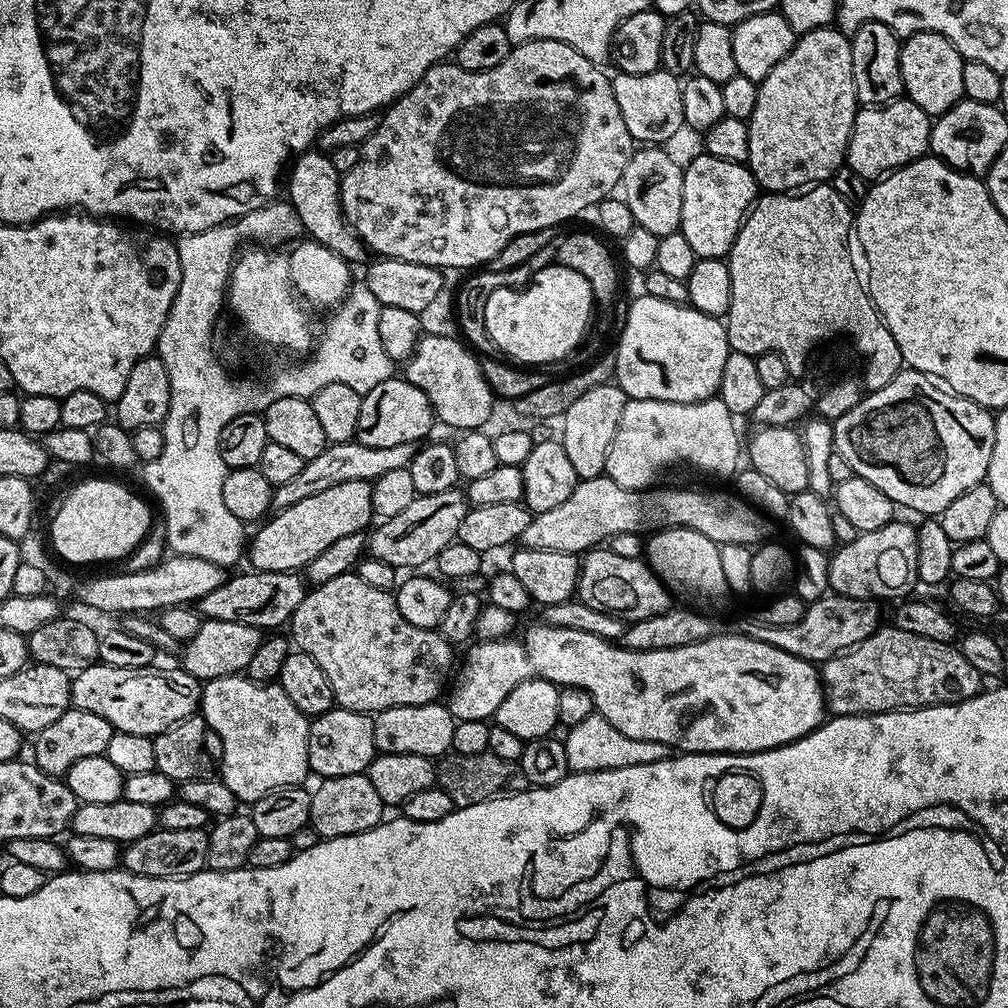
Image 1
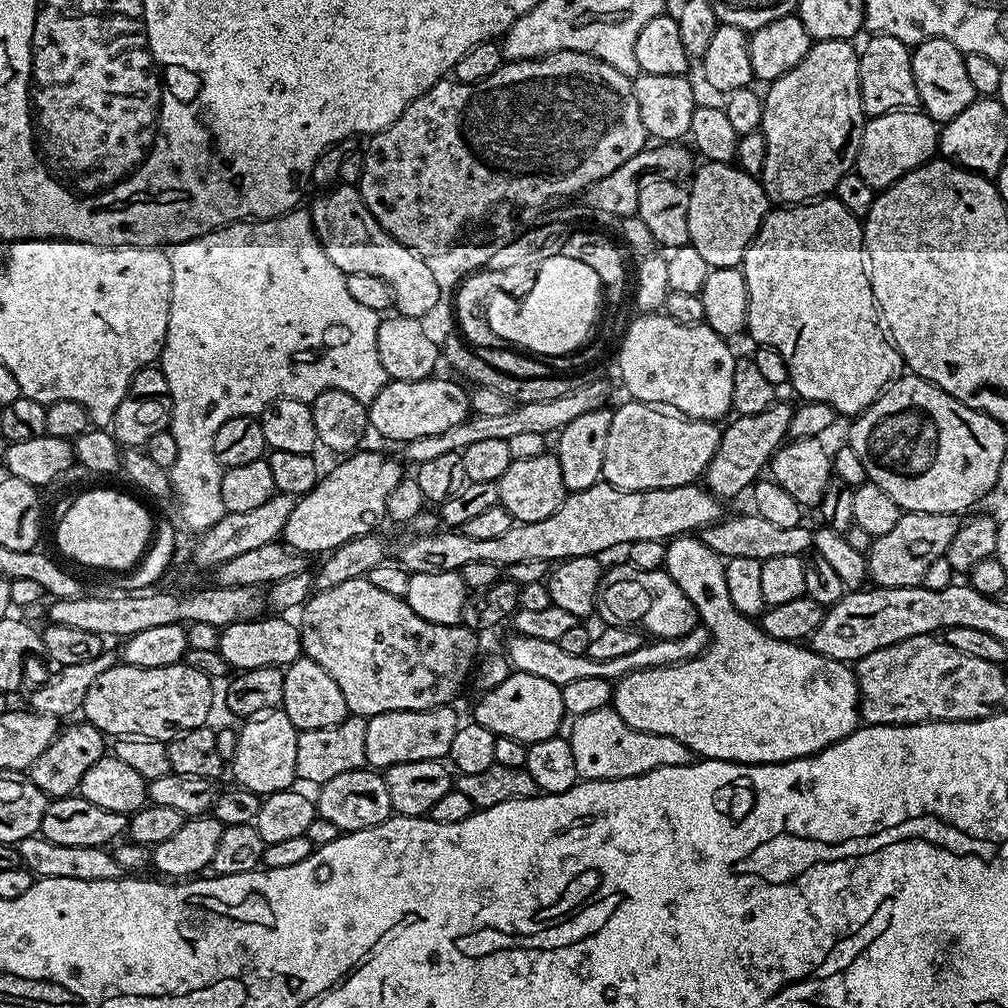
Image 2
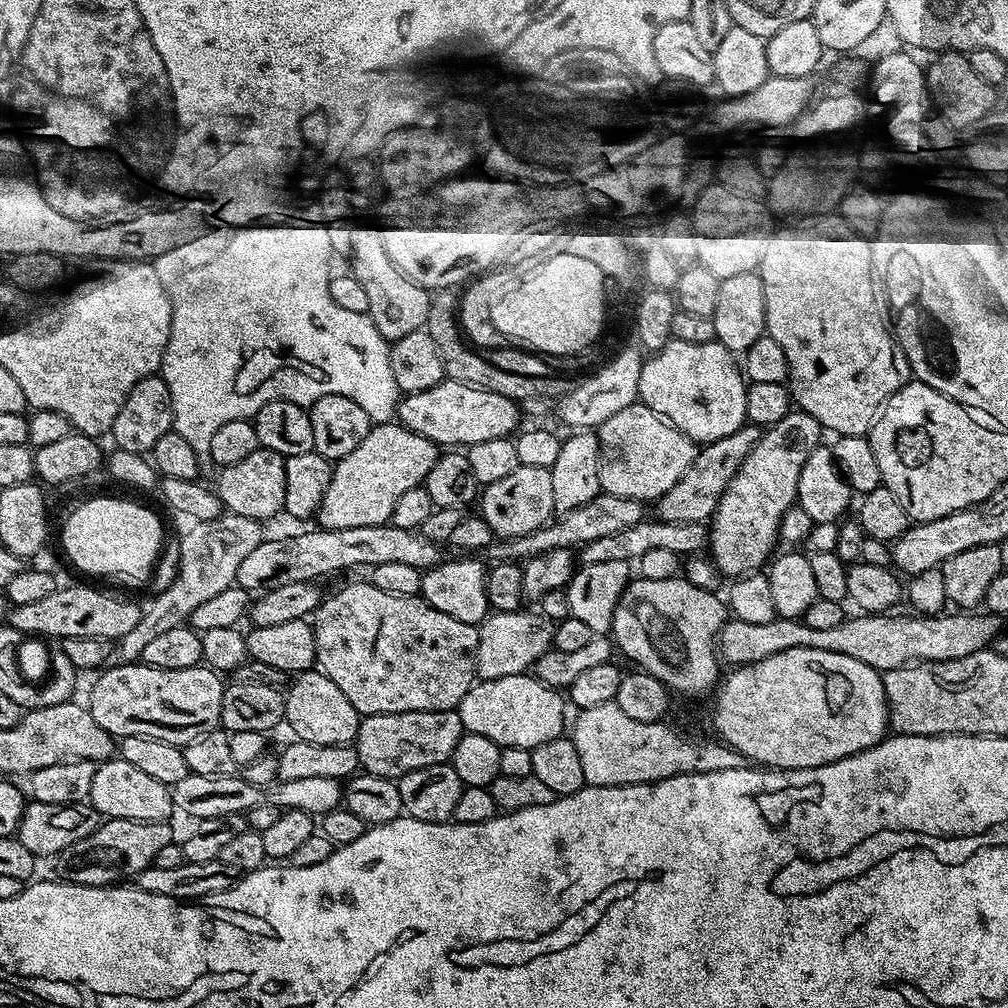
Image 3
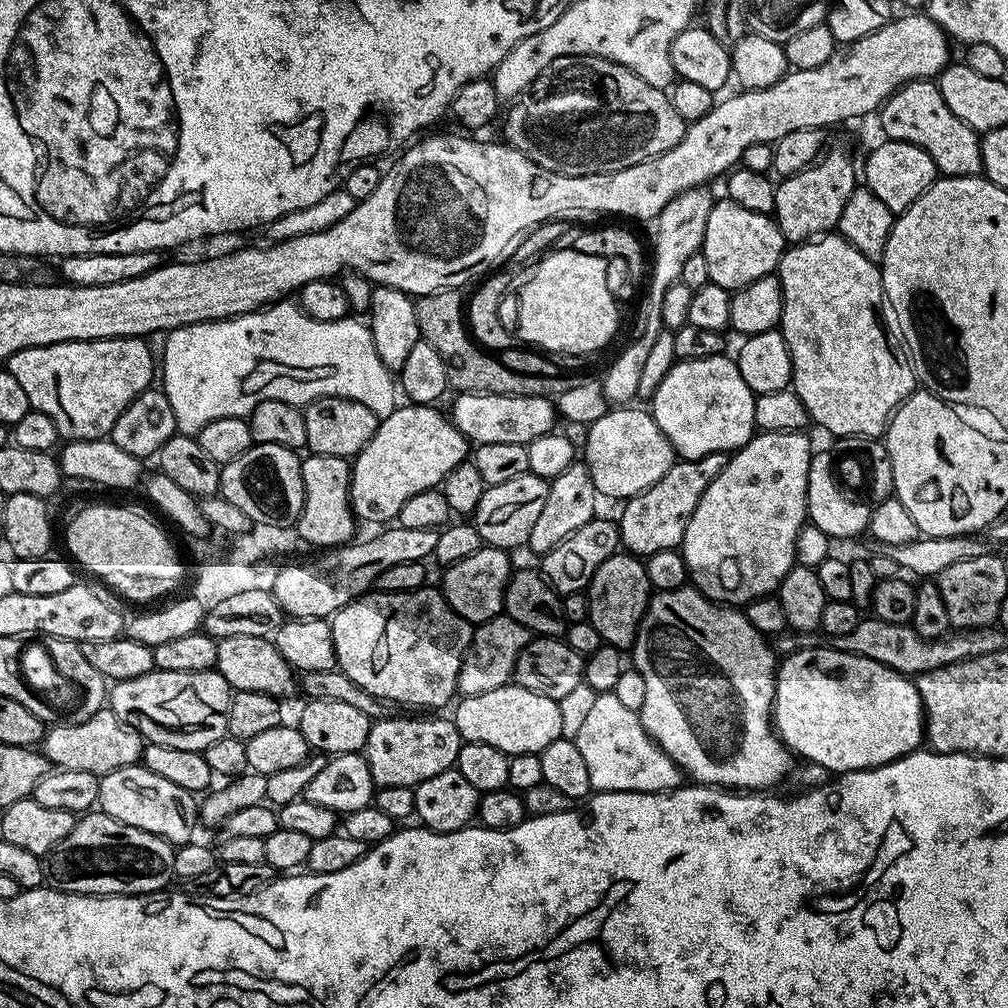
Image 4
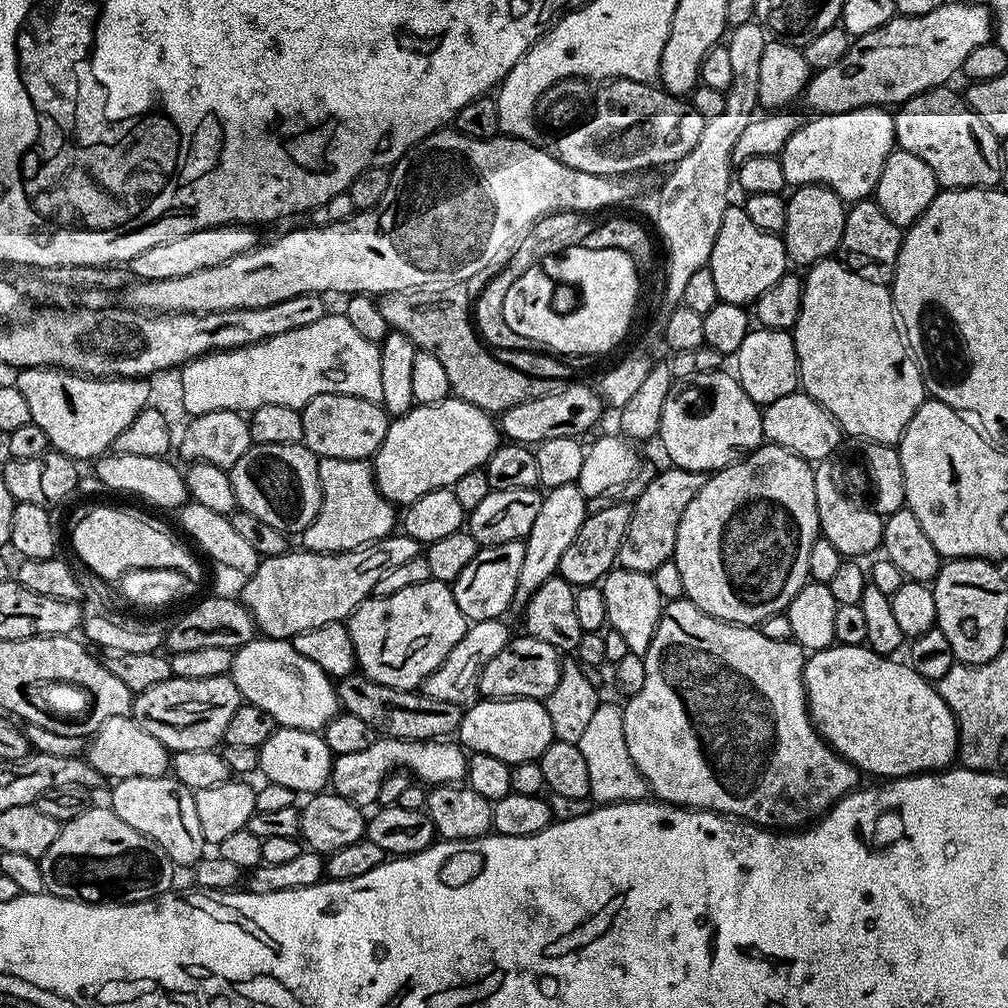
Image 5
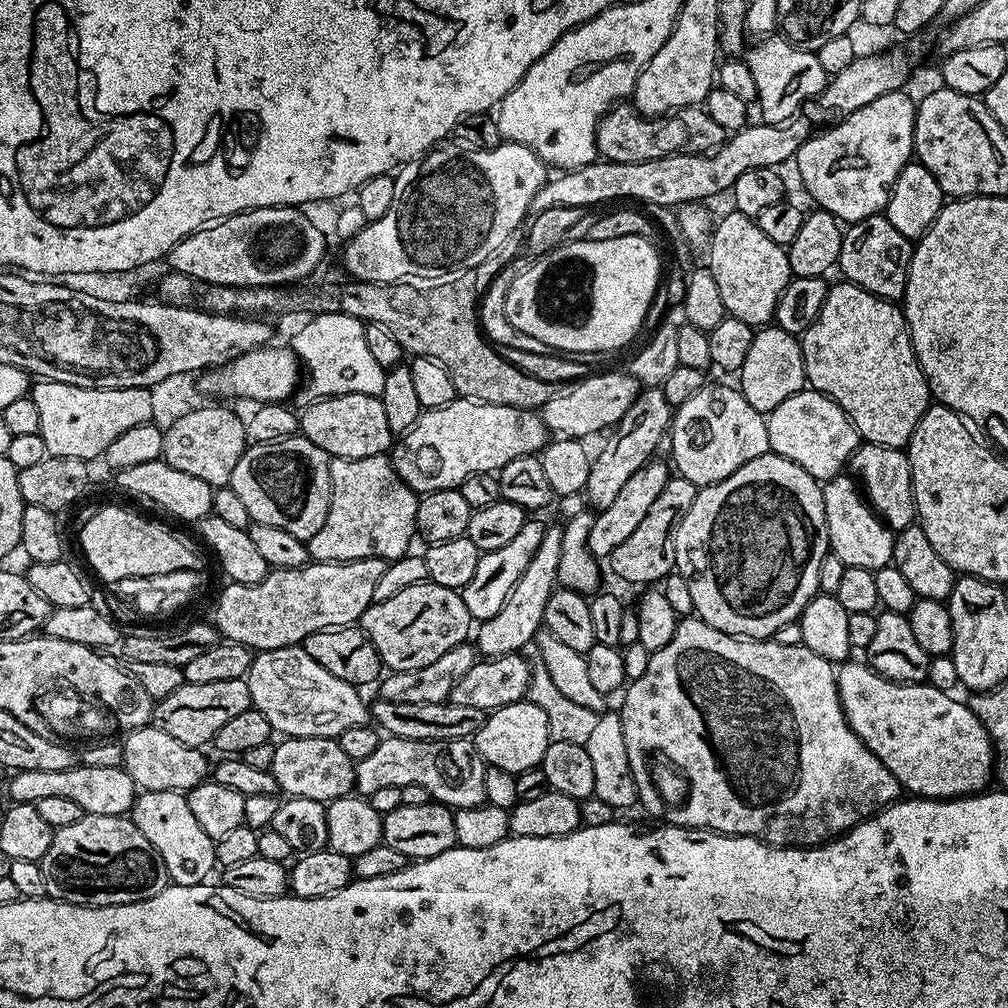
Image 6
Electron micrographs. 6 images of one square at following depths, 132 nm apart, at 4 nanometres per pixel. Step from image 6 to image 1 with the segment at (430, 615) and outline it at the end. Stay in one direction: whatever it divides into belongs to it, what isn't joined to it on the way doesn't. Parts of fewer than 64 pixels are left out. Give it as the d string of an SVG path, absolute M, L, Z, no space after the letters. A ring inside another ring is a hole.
M355 571L330 578L330 582L322 582L305 591L302 603L292 615L291 628L291 643L299 651L310 654L310 658L314 658L318 666L322 666L322 674L326 674L330 682L336 704L355 712L375 714L393 708L396 704L418 706L439 701L445 695L454 672L454 645L438 630L406 622L406 618L402 618L398 610L395 595L392 592L374 590L374 586L362 582Z

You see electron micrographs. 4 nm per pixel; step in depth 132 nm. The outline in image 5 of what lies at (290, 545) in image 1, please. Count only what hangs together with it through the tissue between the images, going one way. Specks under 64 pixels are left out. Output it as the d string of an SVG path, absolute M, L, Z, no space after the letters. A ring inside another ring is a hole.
M449 398L433 404L416 404L409 412L389 423L386 438L382 438L382 446L371 461L372 472L376 475L378 490L393 506L407 506L422 498L422 494L430 494L430 490L439 488L451 488L458 478L462 478L462 474L483 468L501 443L502 433L497 421L470 402Z

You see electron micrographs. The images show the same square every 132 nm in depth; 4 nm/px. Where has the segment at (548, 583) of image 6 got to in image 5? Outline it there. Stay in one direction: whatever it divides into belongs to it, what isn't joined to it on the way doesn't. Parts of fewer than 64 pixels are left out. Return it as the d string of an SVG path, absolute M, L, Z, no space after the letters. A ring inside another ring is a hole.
M577 484L550 488L543 493L541 510L538 511L528 536L523 539L526 558L522 558L521 581L539 582L559 573L563 552L570 546L570 542L574 542L578 530L582 530L582 522L588 516L588 501L589 497L582 494Z

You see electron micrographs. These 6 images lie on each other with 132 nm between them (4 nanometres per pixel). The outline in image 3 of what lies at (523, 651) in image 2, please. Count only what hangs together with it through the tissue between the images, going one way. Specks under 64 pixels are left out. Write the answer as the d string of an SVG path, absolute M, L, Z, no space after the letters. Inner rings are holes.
M952 610L947 614L911 614L912 616L896 616L897 614L856 614L856 617L845 618L841 624L832 627L831 630L813 630L811 626L806 626L803 619L787 620L781 616L777 616L775 620L770 622L742 622L735 618L725 619L722 630L716 636L716 654L721 661L728 666L739 666L741 664L757 664L762 662L762 658L771 658L773 654L782 654L782 650L794 650L795 648L813 648L814 650L830 650L834 654L846 654L846 658L858 658L858 662L866 662L866 666L875 668L877 672L883 674L894 670L895 668L902 668L906 664L915 664L926 660L953 660L954 658L966 658L966 654L974 654L975 652L983 652L989 646L995 645L997 636L1001 635L1002 624L1001 617L993 616L991 614L983 614L984 616L976 616L980 614L973 614L968 610Z

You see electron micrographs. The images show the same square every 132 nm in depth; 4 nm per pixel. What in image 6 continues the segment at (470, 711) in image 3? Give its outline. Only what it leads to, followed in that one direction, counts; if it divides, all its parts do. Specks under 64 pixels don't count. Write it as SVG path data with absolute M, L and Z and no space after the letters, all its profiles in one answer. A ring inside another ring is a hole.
M527 698L502 706L487 713L484 724L476 732L474 743L485 765L513 774L539 768L550 743L546 713L541 706L536 706Z

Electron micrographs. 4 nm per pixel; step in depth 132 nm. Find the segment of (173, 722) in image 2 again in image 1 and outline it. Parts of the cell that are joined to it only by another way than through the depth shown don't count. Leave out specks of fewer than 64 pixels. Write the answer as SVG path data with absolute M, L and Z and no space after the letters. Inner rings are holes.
M99 662L86 666L71 677L71 707L90 710L90 714L99 714L117 732L151 737L182 722L182 718L197 715L202 691L201 681L192 677L183 666L156 667L126 670Z

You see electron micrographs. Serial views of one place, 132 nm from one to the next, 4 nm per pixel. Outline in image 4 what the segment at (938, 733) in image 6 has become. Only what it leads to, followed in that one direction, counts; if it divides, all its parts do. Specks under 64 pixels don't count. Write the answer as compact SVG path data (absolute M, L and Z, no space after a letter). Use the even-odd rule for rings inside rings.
M831 646L802 648L779 661L776 693L772 699L772 722L776 735L789 752L813 760L818 767L832 772L828 774L857 772L889 764L908 752L917 751L926 736L924 707L915 683L907 675L870 658L840 652Z

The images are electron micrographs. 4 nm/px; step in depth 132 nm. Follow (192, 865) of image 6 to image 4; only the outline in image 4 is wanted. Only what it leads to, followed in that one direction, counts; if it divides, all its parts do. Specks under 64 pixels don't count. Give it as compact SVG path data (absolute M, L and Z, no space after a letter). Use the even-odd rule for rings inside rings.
M143 763L122 766L101 776L98 808L110 818L126 822L126 826L138 826L138 830L163 836L173 846L193 843L192 831L198 828L197 797L182 790L182 786L174 786L174 782L146 770Z

